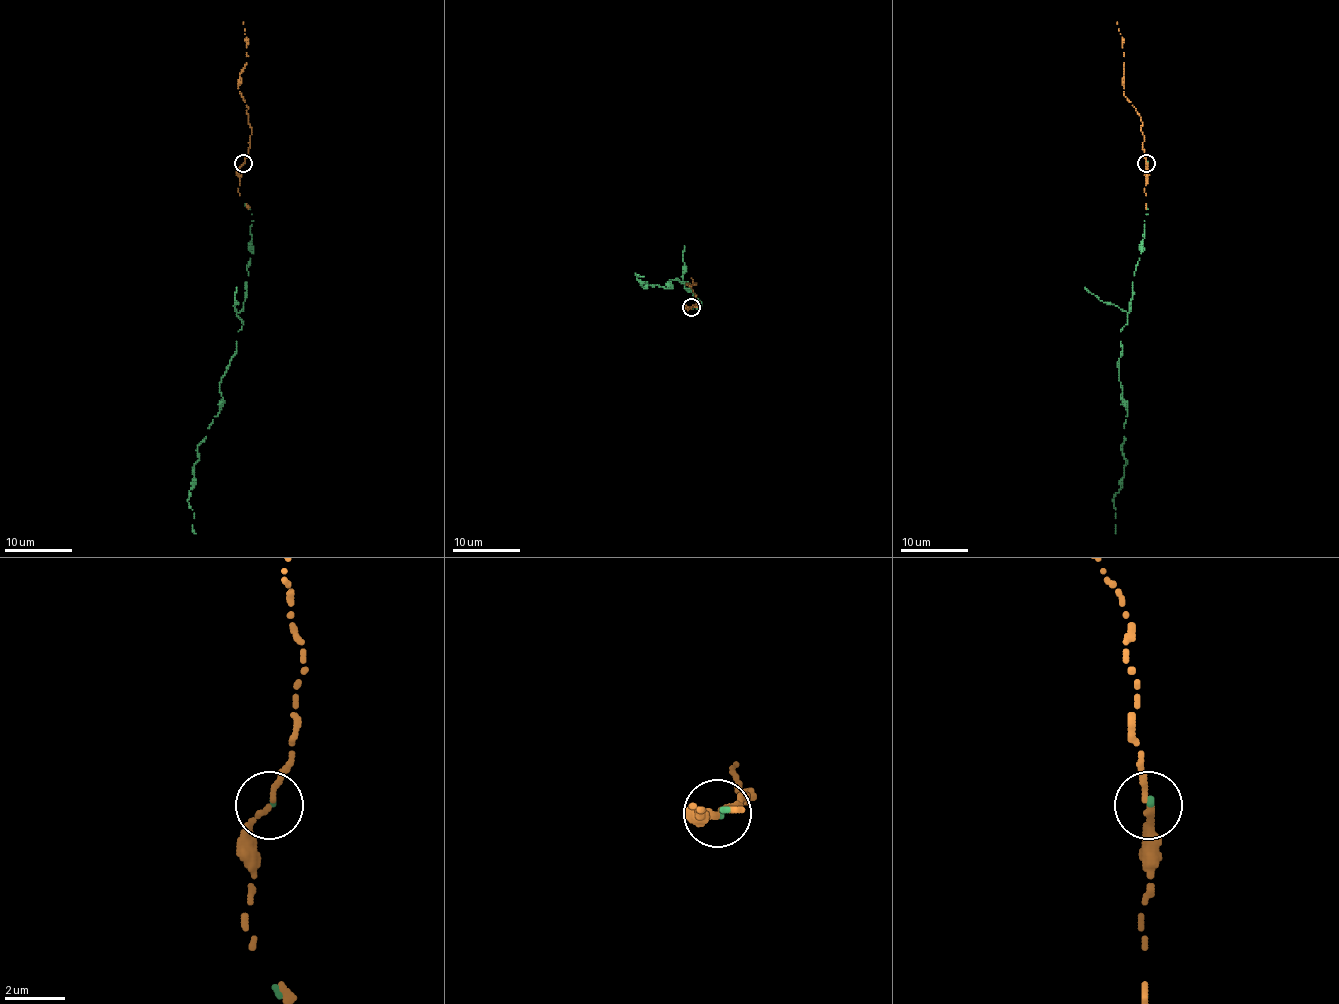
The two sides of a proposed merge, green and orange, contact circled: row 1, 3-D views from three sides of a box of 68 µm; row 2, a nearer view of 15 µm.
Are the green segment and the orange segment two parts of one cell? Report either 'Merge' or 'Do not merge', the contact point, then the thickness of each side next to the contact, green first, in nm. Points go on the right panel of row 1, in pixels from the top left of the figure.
Merge. Place: (1146, 163). Thickness 130 nm (green) against 200 nm

